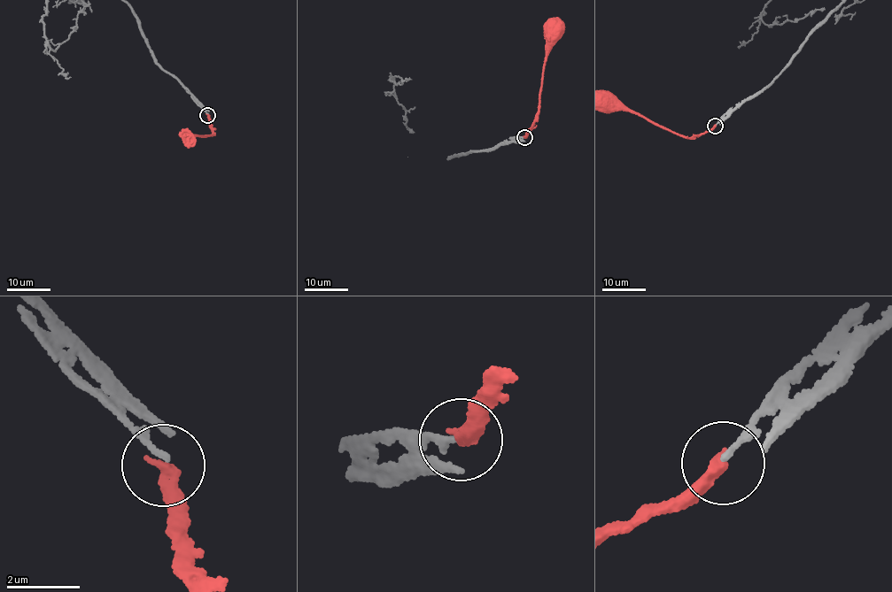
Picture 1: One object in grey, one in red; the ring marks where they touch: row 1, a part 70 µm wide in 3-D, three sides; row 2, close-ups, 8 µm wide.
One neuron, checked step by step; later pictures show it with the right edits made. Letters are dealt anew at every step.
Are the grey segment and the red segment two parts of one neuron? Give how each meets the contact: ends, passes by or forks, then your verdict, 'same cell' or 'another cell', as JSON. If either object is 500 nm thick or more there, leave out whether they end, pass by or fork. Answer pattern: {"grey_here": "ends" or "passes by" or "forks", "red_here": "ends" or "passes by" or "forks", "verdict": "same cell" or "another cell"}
{"grey_here": "ends", "red_here": "ends", "verdict": "another cell"}

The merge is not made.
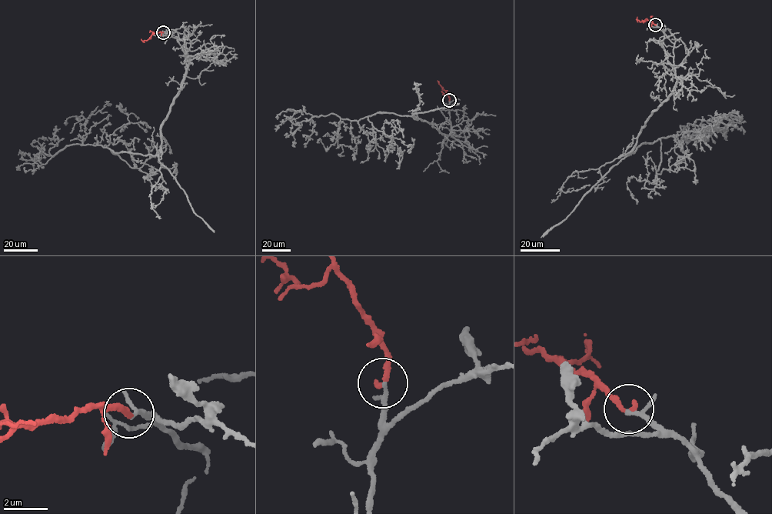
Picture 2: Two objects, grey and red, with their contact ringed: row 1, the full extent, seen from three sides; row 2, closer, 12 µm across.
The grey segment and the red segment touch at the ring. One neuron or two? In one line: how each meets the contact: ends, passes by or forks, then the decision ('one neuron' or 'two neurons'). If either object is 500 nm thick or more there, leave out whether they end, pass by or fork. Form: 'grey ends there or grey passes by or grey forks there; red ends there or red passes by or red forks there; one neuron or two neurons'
grey passes by; red ends there; one neuron

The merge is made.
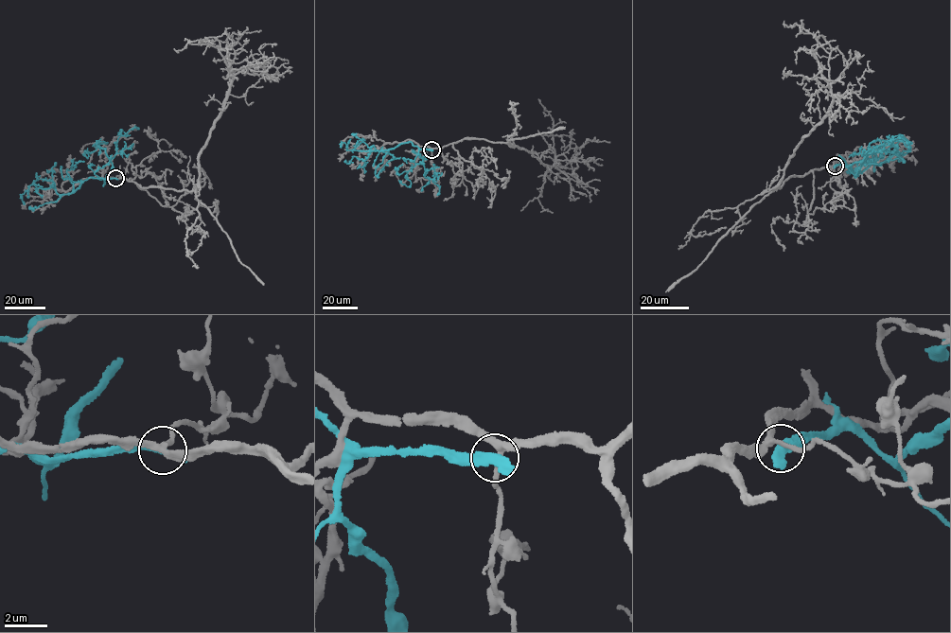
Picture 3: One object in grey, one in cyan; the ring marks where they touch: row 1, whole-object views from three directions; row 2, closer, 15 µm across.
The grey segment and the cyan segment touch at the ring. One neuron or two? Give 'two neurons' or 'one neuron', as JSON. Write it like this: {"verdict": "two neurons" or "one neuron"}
{"verdict": "two neurons"}

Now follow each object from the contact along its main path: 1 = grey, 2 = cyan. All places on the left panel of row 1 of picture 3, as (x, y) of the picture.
1: (115, 178), (182, 191), (198, 184), (199, 154), (232, 79), (220, 51), (198, 43), (214, 37), (226, 47)
2: (115, 178), (88, 178), (74, 191), (66, 171), (83, 161)

